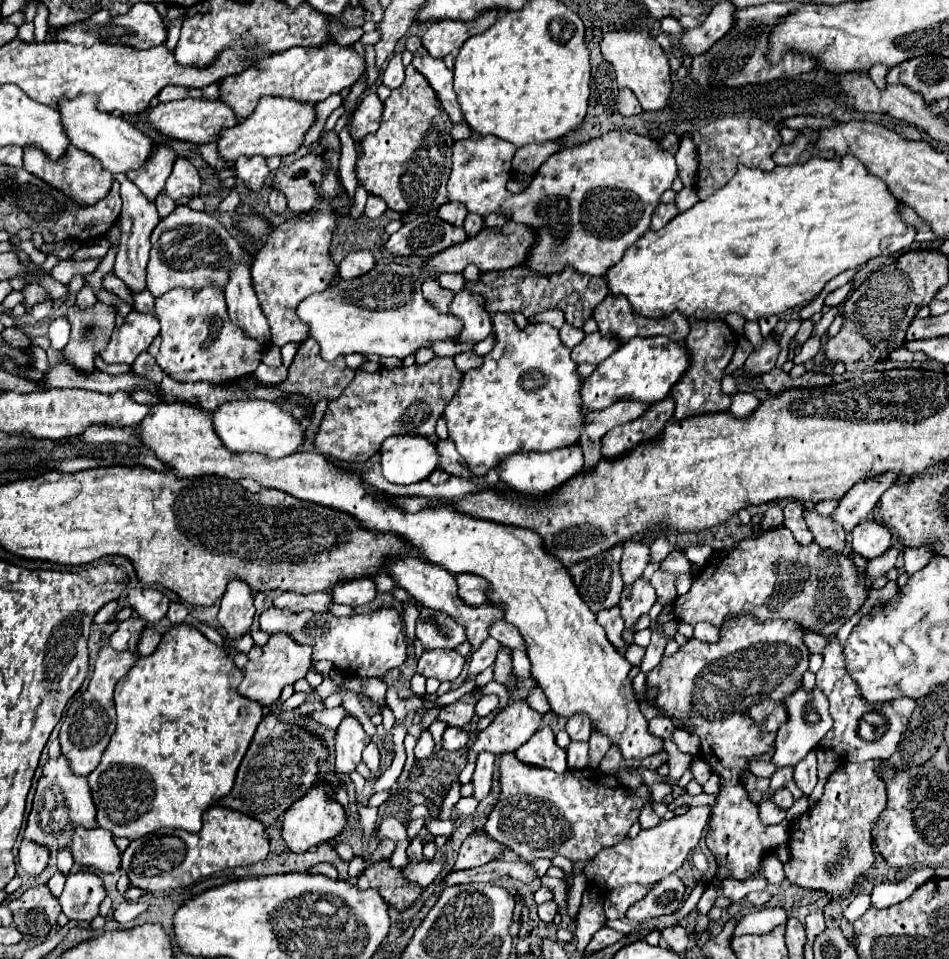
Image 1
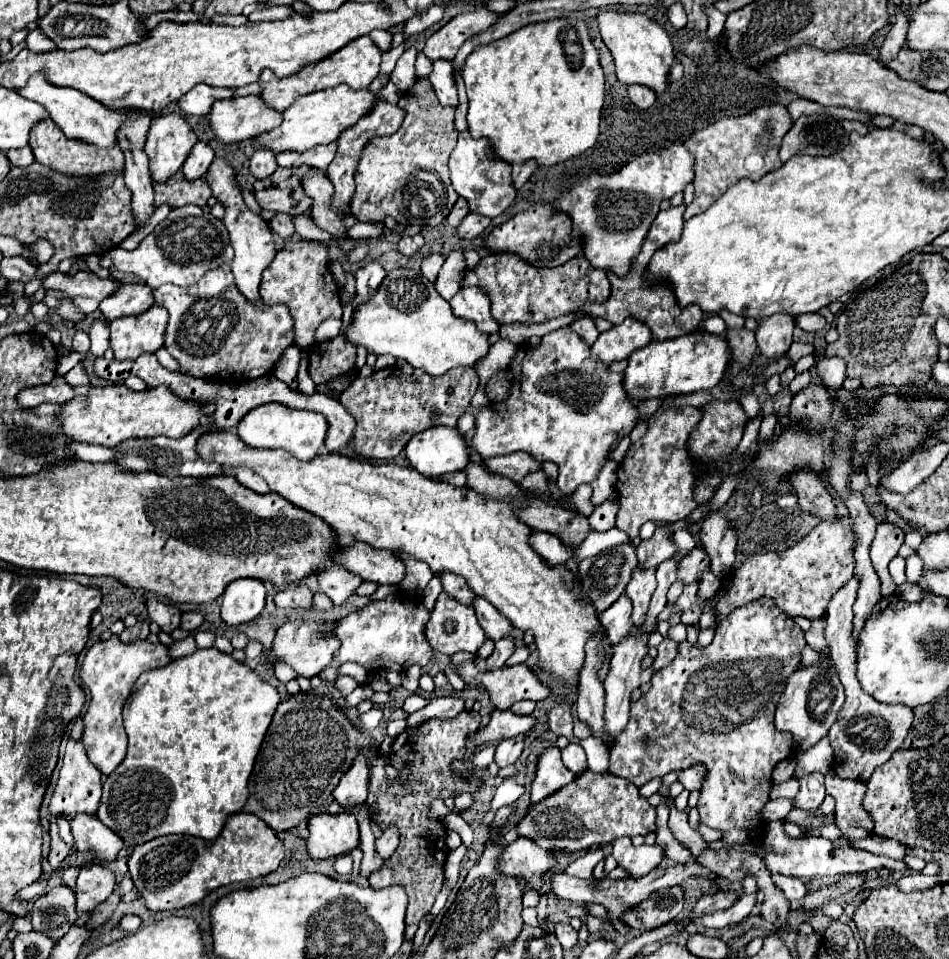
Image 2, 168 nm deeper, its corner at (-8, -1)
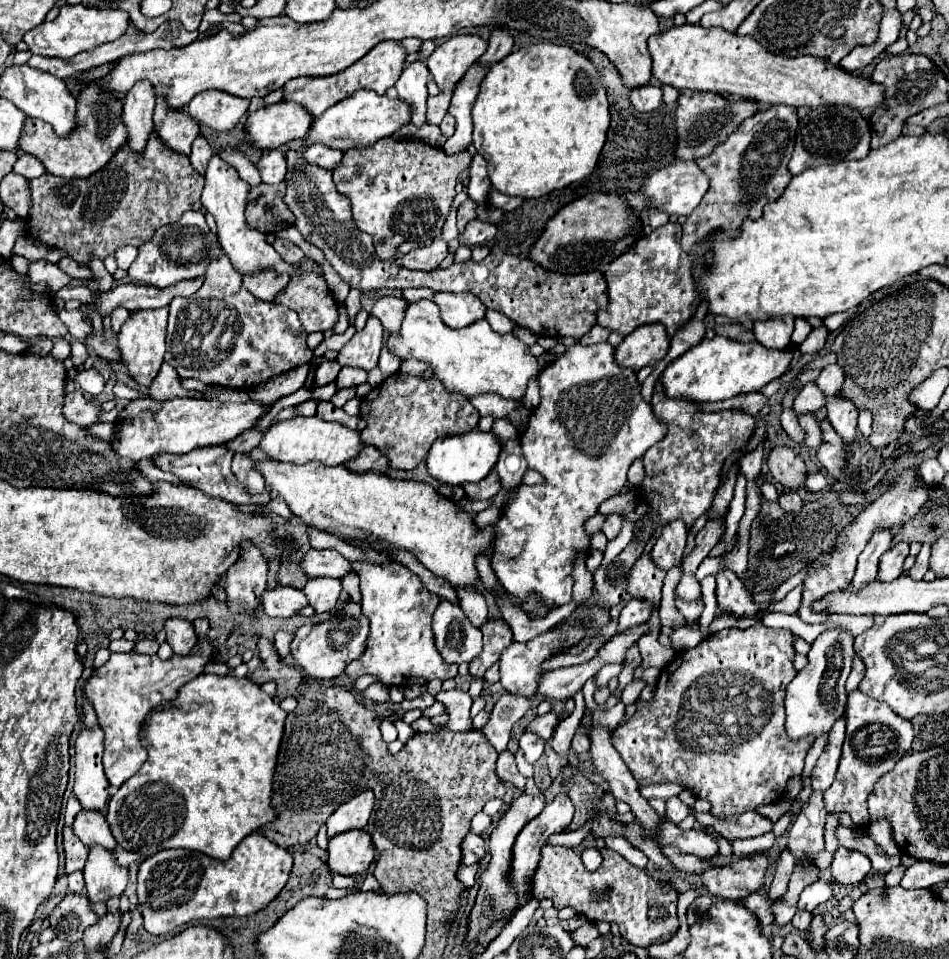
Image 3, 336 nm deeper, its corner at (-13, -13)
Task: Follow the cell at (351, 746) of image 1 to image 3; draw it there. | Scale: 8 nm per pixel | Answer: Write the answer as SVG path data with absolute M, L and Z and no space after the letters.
M364 790L358 796L354 796L352 800L344 802L326 822L328 838L340 832L346 832L346 830L354 830L354 828L362 830L368 824L372 806L374 806L372 790Z

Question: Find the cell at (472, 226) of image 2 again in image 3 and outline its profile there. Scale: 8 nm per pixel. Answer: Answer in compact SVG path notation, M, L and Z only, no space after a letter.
M472 220L472 222L468 222L468 226L462 234L462 240L464 240L466 246L474 248L474 246L486 246L494 236L496 236L496 226L494 224Z

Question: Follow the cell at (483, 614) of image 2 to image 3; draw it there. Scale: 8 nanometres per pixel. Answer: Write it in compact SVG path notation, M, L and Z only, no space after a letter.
M456 590L460 596L460 608L466 612L470 622L480 628L488 620L488 610L486 610L486 600L480 592L472 590Z

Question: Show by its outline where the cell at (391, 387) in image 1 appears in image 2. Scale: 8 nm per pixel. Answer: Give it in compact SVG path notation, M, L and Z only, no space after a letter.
M389 366L375 370L375 374L369 378L353 378L339 402L357 422L353 438L357 454L373 460L391 460L399 456L399 452L405 448L405 442L409 442L413 434L431 426L455 426L457 418L461 418L461 414L469 408L477 386L477 372L469 366L453 368L439 378L429 374L407 376L397 366Z

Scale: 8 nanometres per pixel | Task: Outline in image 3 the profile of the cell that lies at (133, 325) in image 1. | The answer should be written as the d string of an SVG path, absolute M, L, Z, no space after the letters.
M168 308L138 310L138 312L132 312L132 316L124 322L122 330L118 332L120 362L128 368L130 378L134 378L142 386L148 386L154 380L154 376L158 374L158 370L160 370L162 362L164 362L166 320L168 320Z

